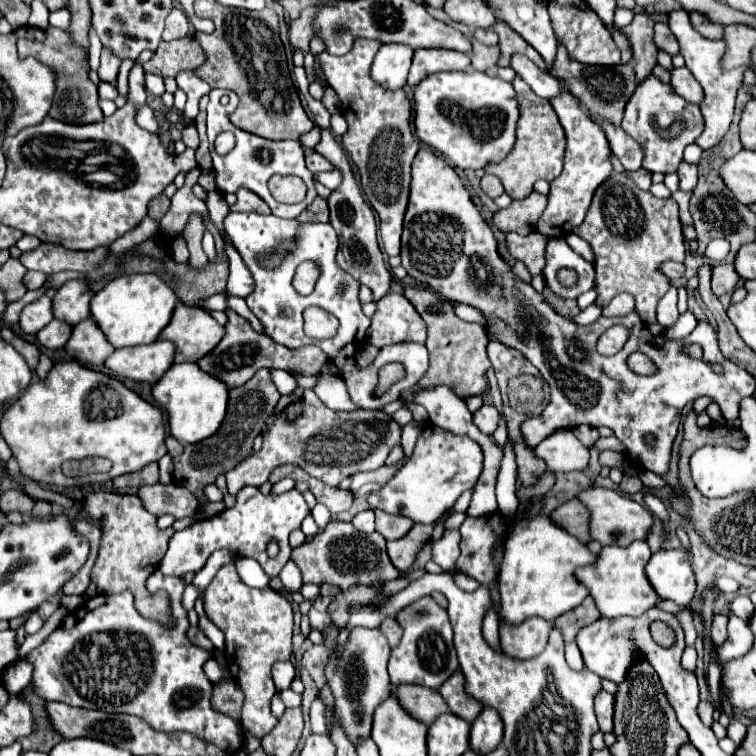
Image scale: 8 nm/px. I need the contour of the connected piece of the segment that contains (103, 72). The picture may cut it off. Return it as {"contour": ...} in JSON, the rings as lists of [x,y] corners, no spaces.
{"contour":[[[103,49],[101,67],[99,67],[99,79],[115,85],[117,83],[117,73],[119,73],[119,59]]]}

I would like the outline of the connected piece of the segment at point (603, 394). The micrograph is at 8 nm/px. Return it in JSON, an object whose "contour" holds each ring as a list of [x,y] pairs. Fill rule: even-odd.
{"contour":[[[423,145],[419,149],[419,153],[413,161],[413,167],[411,167],[409,205],[407,205],[407,213],[405,213],[405,221],[403,221],[403,239],[401,239],[401,261],[403,261],[403,267],[407,269],[407,273],[417,283],[431,285],[437,293],[445,295],[451,301],[479,307],[495,325],[489,331],[489,337],[501,341],[507,347],[519,349],[539,369],[541,377],[547,381],[547,385],[551,389],[551,399],[549,399],[549,405],[543,409],[543,413],[539,413],[537,417],[531,417],[523,423],[523,435],[525,435],[525,443],[529,447],[535,447],[547,435],[551,435],[559,429],[569,429],[569,427],[583,425],[583,423],[591,425],[591,427],[605,425],[605,427],[613,429],[615,437],[625,445],[629,459],[637,461],[647,471],[665,475],[669,471],[671,447],[677,437],[681,409],[689,401],[695,401],[697,397],[703,397],[703,395],[713,397],[719,403],[723,417],[735,419],[735,417],[739,417],[739,401],[743,397],[749,397],[755,393],[755,379],[747,371],[743,371],[741,367],[737,367],[735,363],[731,363],[729,359],[723,357],[723,353],[717,347],[715,331],[707,321],[699,321],[695,331],[689,337],[685,337],[683,341],[673,341],[673,339],[665,339],[663,335],[657,335],[657,337],[651,335],[647,325],[637,317],[635,311],[625,317],[600,316],[593,325],[587,325],[587,327],[577,327],[571,319],[557,315],[543,301],[543,297],[533,291],[531,285],[521,283],[521,281],[517,283],[511,269],[499,257],[497,241],[495,241],[489,225],[483,221],[481,213],[473,205],[459,175],[453,171],[451,165],[447,165],[447,161],[443,157],[435,155],[435,151],[427,145]],[[615,324],[627,327],[629,339],[619,353],[612,357],[603,357],[595,351],[595,343],[605,329],[609,329]],[[691,343],[697,343],[703,347],[705,359],[693,359],[683,353],[683,347],[691,345]],[[633,351],[645,353],[657,365],[657,373],[655,375],[633,373],[627,364],[627,358]],[[711,365],[721,365],[723,373],[721,375],[715,373],[711,369]],[[645,433],[653,433],[657,437],[657,443],[653,447],[647,447],[643,443]]]}

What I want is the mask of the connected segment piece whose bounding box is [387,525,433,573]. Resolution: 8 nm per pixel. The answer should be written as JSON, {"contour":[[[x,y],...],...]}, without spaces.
{"contour":[[[413,525],[411,531],[403,539],[387,541],[387,553],[391,557],[391,563],[401,571],[407,573],[407,569],[413,565],[417,553],[425,543],[429,543],[429,537],[433,533],[433,525]]]}

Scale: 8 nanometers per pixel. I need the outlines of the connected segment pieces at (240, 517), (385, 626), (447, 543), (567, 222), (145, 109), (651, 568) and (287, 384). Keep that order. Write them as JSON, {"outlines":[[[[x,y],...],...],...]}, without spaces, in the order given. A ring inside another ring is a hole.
{"outlines":[[[[247,485],[237,493],[235,507],[231,507],[231,509],[219,513],[219,515],[209,517],[209,521],[199,521],[199,523],[183,529],[183,531],[177,531],[171,537],[169,549],[159,563],[159,571],[163,575],[175,575],[175,577],[181,577],[183,573],[199,571],[213,551],[225,547],[239,557],[255,559],[269,577],[277,577],[279,571],[289,561],[289,555],[291,555],[289,533],[293,529],[299,529],[301,521],[307,515],[309,515],[309,507],[307,507],[303,495],[297,489],[291,489],[283,495],[273,495],[273,493],[261,495],[261,491],[257,487]],[[271,537],[279,539],[279,547],[281,547],[281,551],[274,558],[265,553],[267,541]]],[[[387,617],[379,626],[381,632],[385,635],[391,648],[396,647],[403,635],[403,629],[393,617]]],[[[445,531],[439,541],[433,543],[433,561],[443,571],[455,571],[459,559],[459,531]]],[[[559,79],[559,83],[563,83],[563,95],[559,95],[559,99],[551,99],[551,105],[565,129],[567,147],[565,147],[563,171],[557,179],[551,181],[549,203],[537,221],[537,231],[541,231],[547,237],[565,237],[575,227],[579,227],[591,205],[595,189],[599,187],[599,183],[603,183],[603,179],[607,179],[613,173],[611,163],[607,159],[609,143],[607,143],[605,133],[585,115],[579,99],[567,89],[565,79]]],[[[143,105],[143,107],[139,109],[139,113],[137,113],[137,123],[139,123],[143,129],[151,131],[151,133],[159,133],[159,121],[157,121],[157,117],[155,117],[155,113],[153,113],[153,109],[151,109],[149,105]]],[[[663,549],[651,555],[645,567],[647,579],[661,599],[689,605],[695,597],[695,575],[681,549]]],[[[275,369],[275,371],[271,371],[271,377],[273,377],[273,383],[275,383],[275,387],[279,389],[281,395],[287,395],[287,393],[291,393],[297,387],[295,381],[293,381],[293,377],[287,371]]]]}

